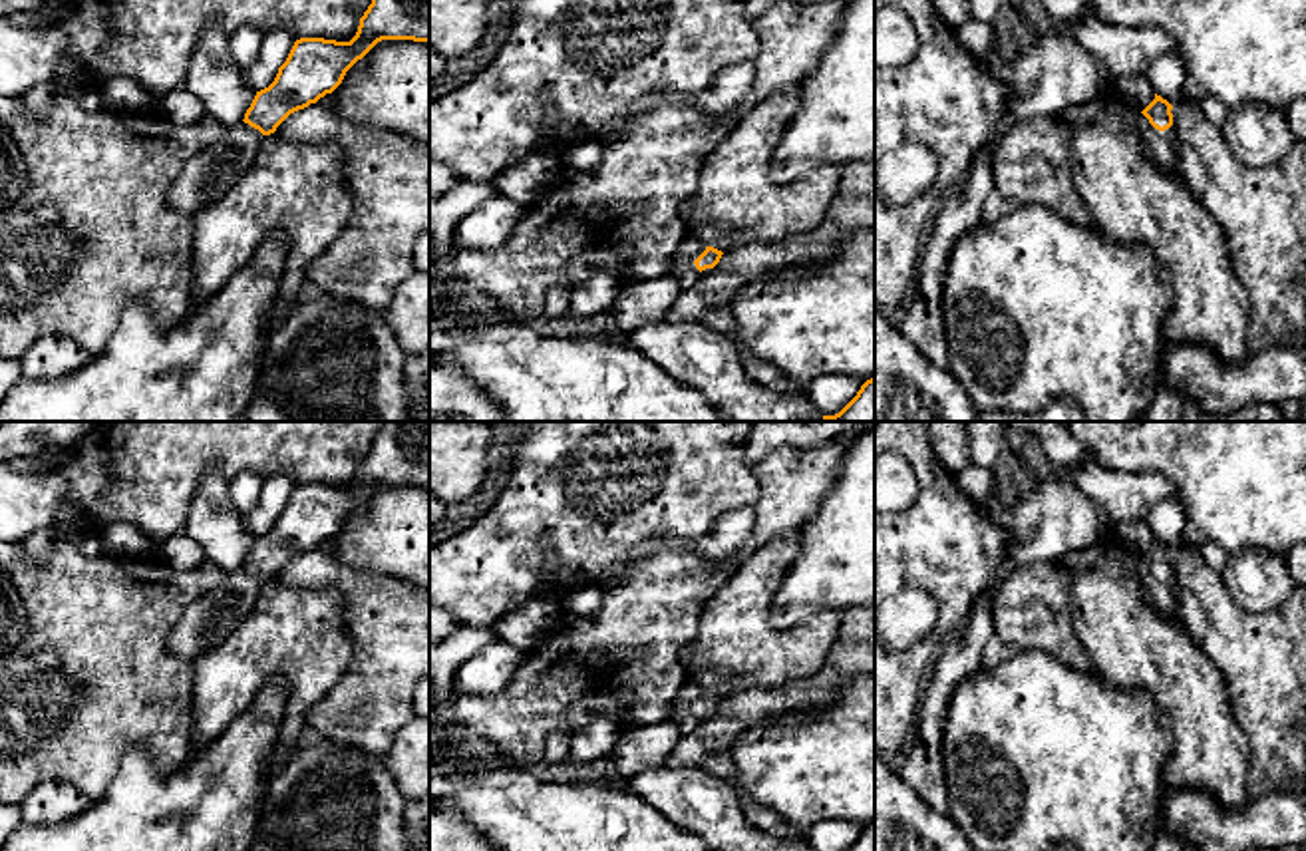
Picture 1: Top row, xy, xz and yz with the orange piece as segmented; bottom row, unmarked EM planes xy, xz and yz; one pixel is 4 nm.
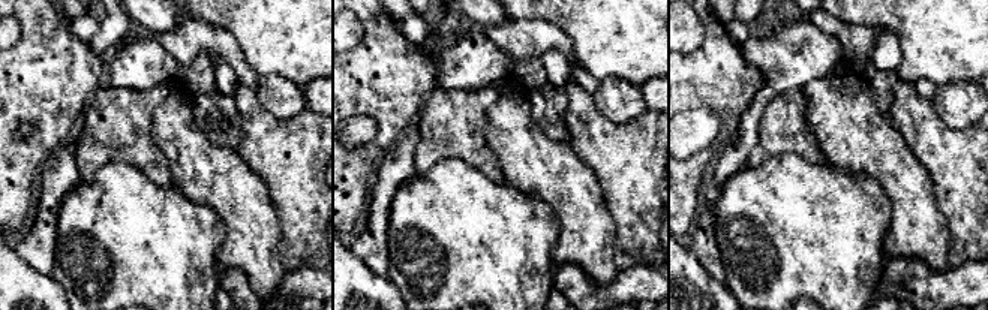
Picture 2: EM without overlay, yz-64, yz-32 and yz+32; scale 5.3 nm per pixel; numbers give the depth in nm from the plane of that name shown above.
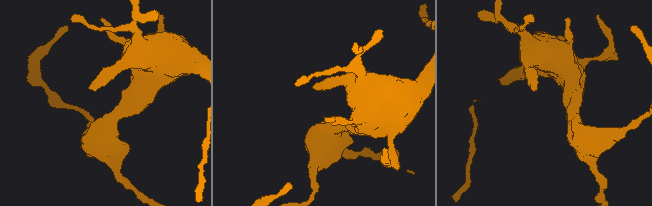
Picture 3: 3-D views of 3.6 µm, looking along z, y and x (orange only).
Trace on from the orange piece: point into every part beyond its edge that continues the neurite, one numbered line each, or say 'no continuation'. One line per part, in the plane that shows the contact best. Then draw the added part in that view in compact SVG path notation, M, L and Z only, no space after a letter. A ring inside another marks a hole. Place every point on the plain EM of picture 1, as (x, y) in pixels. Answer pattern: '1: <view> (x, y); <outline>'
1: yz (1161, 591); M1141 559L1139 575L1143 581L1145 598L1161 612L1161 616L1181 622L1177 608L1177 575L1171 571L1165 577L1155 575Z

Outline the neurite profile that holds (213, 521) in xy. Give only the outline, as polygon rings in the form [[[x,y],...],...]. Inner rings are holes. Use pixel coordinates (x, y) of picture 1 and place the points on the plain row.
[[[219,467],[207,469],[199,481],[183,531],[201,547],[205,561],[227,573],[245,565],[256,541],[243,513],[233,505],[229,481]]]

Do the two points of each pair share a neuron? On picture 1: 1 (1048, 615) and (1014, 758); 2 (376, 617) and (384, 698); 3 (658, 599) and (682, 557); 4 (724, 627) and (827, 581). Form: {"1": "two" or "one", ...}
{"1": "two", "2": "one", "3": "one", "4": "two"}

